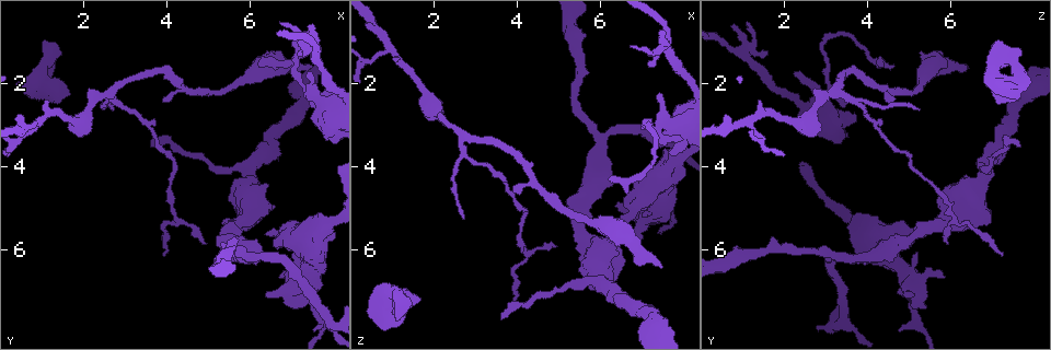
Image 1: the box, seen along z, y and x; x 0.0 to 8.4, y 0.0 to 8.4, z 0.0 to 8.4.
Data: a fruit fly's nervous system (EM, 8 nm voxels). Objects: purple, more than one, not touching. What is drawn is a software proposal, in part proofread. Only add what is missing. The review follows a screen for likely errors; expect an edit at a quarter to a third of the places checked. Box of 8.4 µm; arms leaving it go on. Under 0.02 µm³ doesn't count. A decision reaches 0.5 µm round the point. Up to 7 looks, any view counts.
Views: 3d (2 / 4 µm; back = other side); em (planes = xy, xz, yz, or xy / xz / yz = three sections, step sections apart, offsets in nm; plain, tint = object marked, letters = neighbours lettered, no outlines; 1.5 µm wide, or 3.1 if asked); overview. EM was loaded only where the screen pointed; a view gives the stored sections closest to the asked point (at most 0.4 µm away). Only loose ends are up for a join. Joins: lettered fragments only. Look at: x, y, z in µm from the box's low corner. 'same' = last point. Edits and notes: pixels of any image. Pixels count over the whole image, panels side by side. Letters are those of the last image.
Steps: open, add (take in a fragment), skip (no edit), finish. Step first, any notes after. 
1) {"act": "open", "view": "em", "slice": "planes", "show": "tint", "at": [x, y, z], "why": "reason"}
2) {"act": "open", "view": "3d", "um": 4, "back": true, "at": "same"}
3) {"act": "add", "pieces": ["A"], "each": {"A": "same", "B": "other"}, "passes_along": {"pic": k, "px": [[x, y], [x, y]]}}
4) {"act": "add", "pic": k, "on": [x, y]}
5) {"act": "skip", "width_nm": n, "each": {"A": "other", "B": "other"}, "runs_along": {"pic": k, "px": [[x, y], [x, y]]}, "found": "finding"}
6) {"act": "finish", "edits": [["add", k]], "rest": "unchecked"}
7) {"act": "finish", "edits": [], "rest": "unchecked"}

{"act": "open", "view": "em", "slice": "xz", "step": 4, "show": "letters", "at": [6.35, 7.10, 4.85], "why": "free end"}

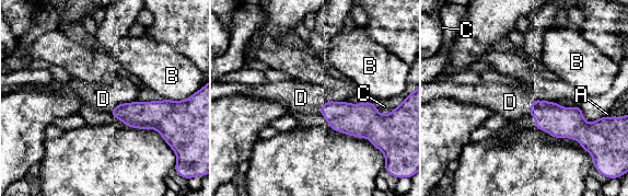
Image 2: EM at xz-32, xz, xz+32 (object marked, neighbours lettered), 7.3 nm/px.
{"act": "open", "view": "em", "slice": "planes", "show": "letters", "at": "same", "why": "another direction"}

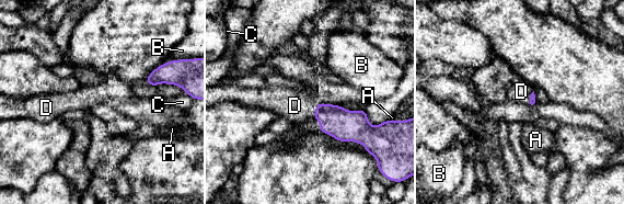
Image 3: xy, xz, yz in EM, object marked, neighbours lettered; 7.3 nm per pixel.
{"act": "add", "pieces": ["D"], "longest_contact_nm": ["C", 180], "each": {"A": "other", "B": "other", "C": "other", "D": "same"}, "found": "the neuron continues"}

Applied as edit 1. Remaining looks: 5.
{"act": "open", "view": "em", "slice": "xz", "step": 8, "show": "plain", "at": [7.35, 1.50, 6.40], "why": "free end"}

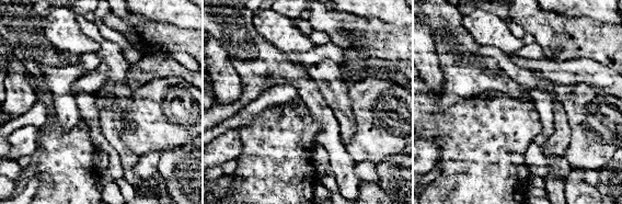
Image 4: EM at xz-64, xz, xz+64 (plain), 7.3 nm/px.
{"act": "open", "view": "em", "slice": "xz", "step": 8, "show": "letters", "at": "same"}

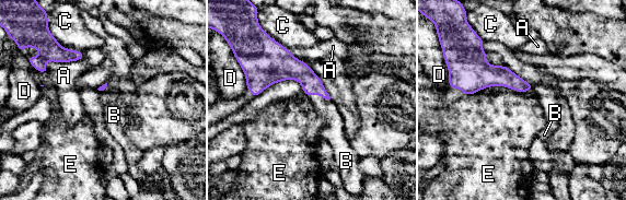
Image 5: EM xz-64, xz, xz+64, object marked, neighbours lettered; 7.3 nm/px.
{"act": "add", "pieces": ["B"], "longest_contact_nm": ["E", 360], "each": {"A": "other", "B": "same", "C": "other", "D": "other", "E": "other"}, "passes_along": {"pic": 5, "px": [[296, 69], [319, 94], [327, 109]]}, "found": "the neuron continues"}

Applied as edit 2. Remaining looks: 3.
{"act": "open", "view": "em", "slice": "planes", "show": "letters", "at": [3.65, 3.55, 7.60], "why": "an open end"}

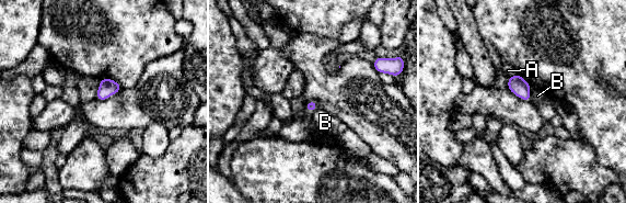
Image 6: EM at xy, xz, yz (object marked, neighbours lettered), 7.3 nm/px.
{"act": "skip", "each": {"A": "other", "B": "other"}, "border": {"pic": 6, "px": [[531, 86], [530, 99]]}, "found": "no lettered fragment goes on from it"}

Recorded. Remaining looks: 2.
{"act": "finish", "edits": [["add", 3], ["add", 5]], "rest": "unchecked"}

